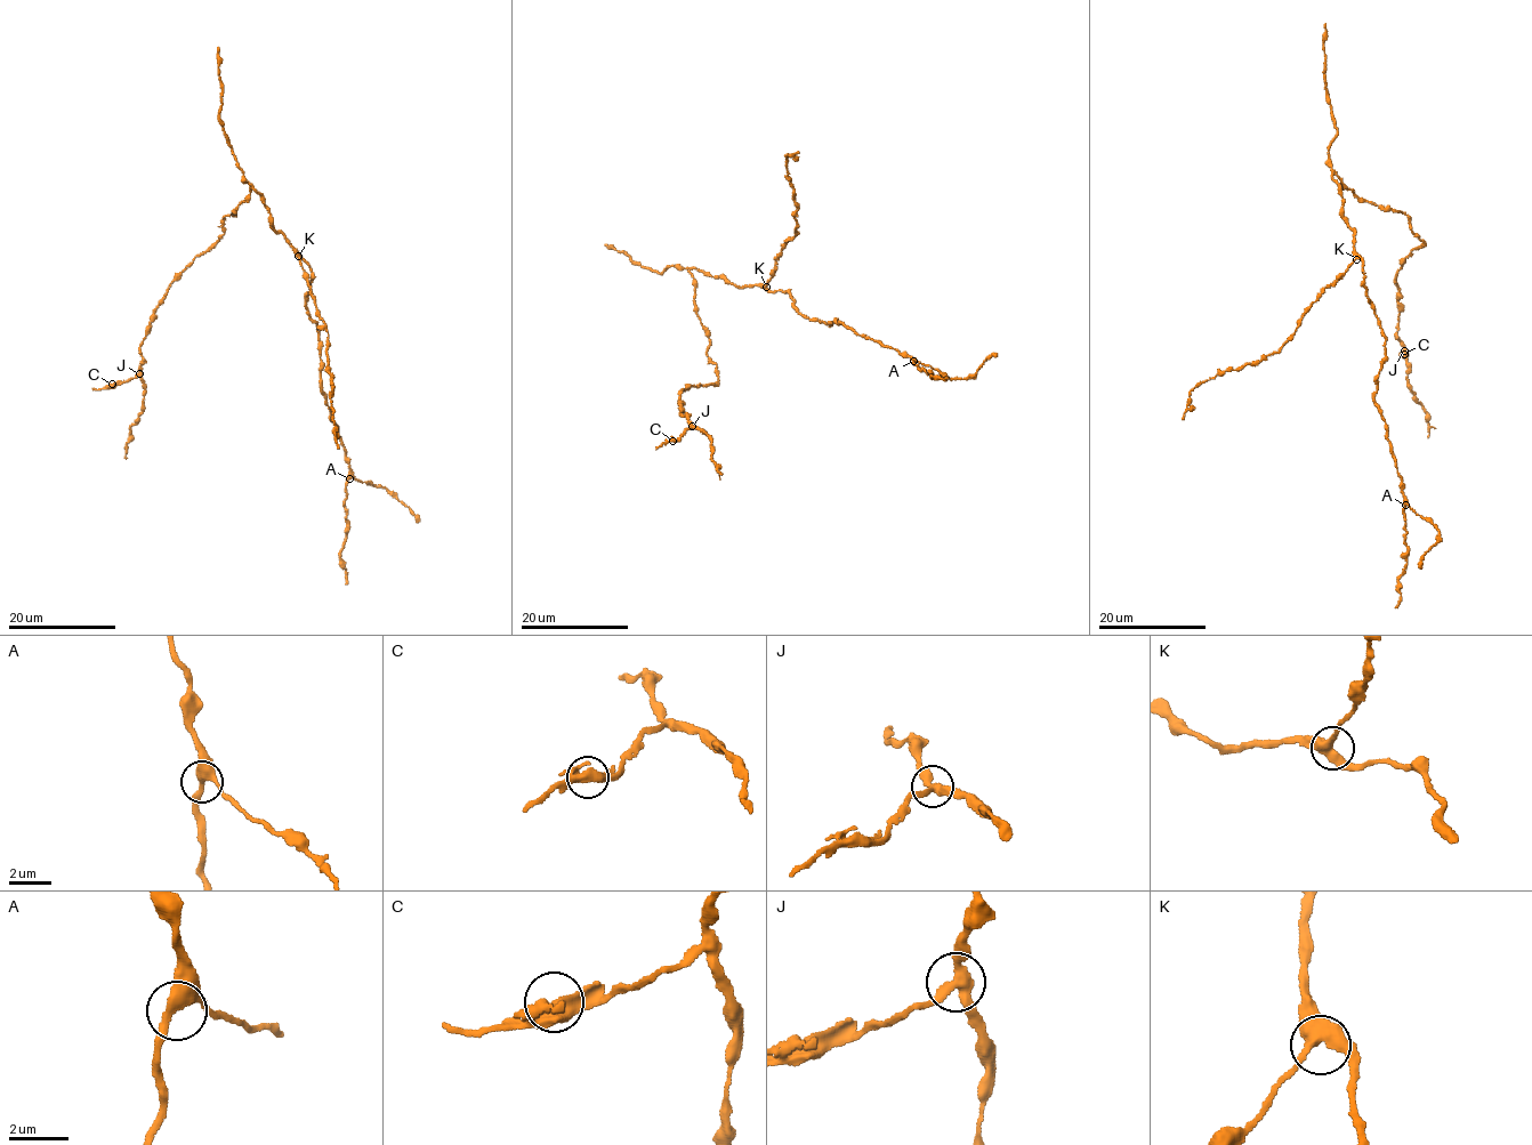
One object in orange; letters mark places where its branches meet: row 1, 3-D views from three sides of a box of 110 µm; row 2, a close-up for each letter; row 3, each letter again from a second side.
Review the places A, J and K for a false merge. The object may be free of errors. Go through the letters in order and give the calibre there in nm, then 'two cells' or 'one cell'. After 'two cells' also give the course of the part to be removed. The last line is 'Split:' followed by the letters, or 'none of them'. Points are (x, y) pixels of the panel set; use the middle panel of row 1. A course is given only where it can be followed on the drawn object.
A: 360 nm thick; one cell
J: 320 nm thick; two cells; foreign part runs (692, 427), (685, 429), (678, 440), (661, 444), (656, 450)
K: 440 nm thick; one cell
Split: J

